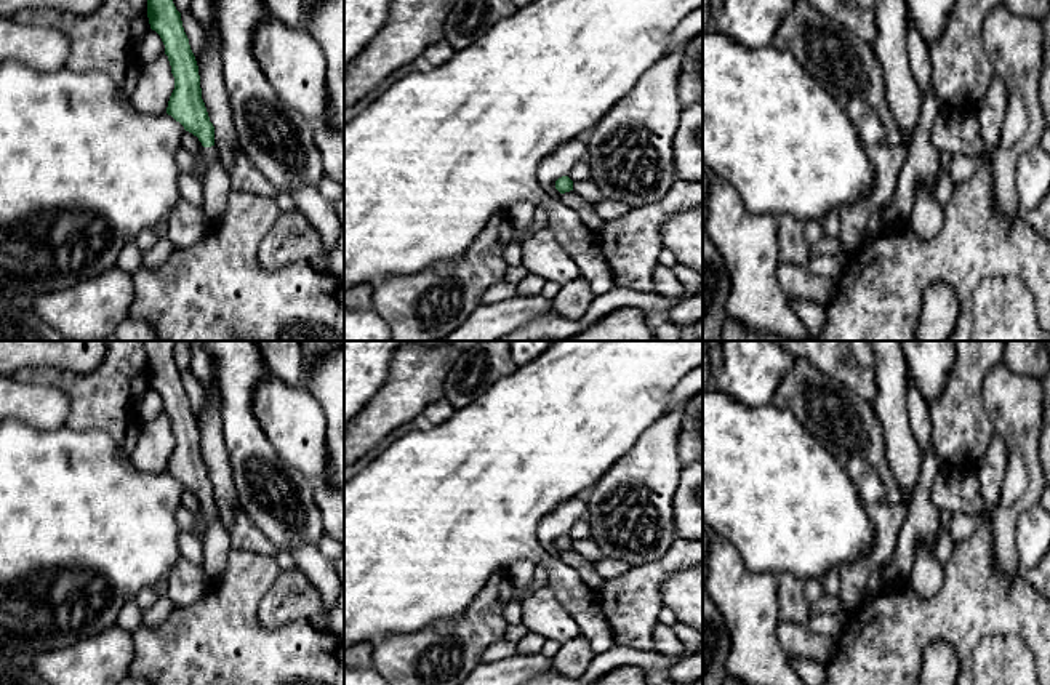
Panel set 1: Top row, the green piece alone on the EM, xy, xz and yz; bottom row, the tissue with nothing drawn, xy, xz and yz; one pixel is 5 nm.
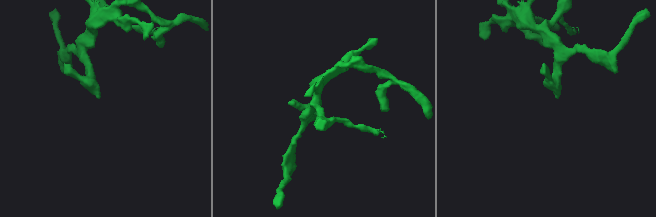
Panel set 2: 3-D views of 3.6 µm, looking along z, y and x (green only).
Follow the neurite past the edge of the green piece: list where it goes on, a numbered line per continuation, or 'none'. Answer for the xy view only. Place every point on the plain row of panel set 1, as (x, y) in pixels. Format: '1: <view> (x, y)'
1: xy (186, 520)

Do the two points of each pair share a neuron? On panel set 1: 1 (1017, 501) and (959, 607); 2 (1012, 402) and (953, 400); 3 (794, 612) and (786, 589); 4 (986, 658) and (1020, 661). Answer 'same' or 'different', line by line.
1: different
2: different
3: same
4: same

